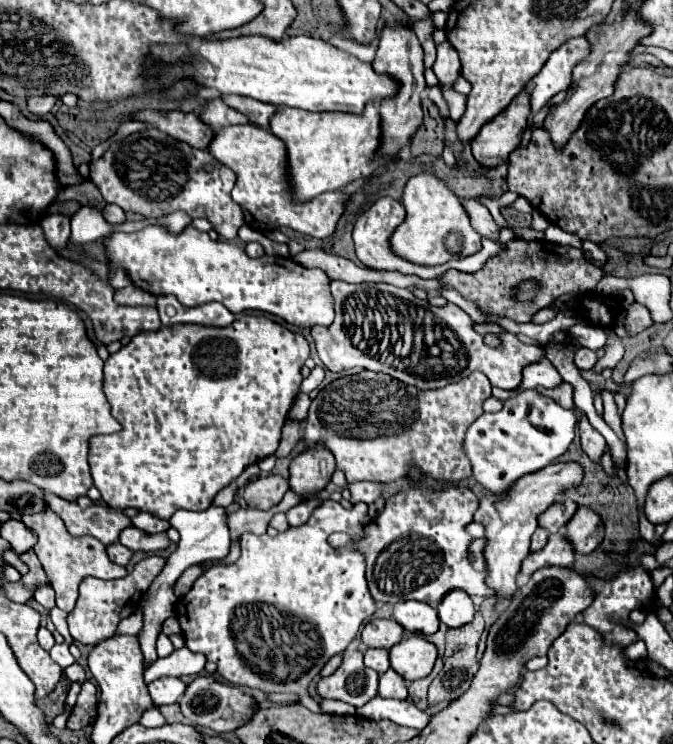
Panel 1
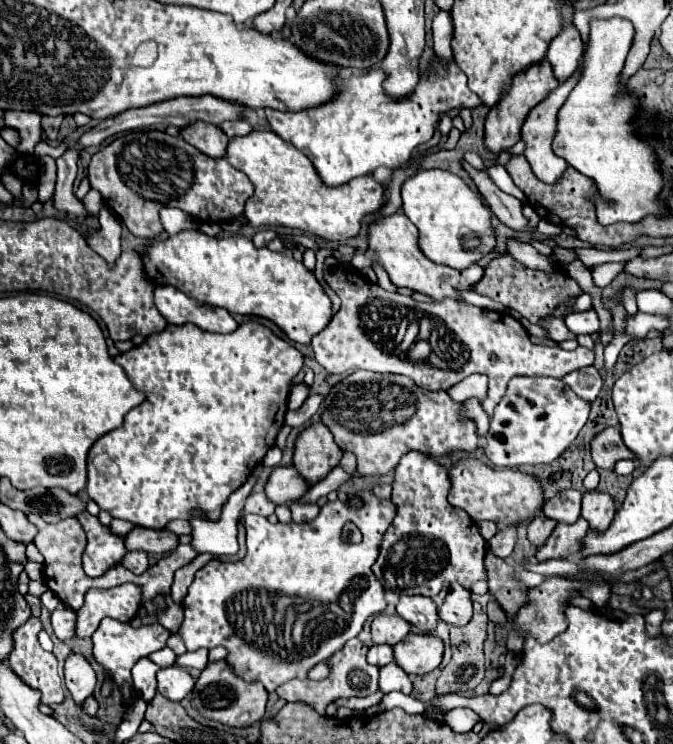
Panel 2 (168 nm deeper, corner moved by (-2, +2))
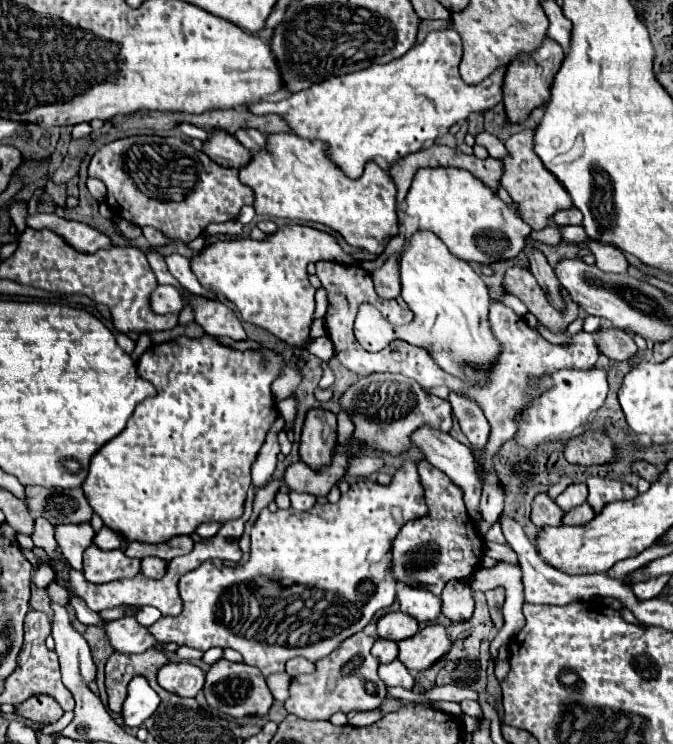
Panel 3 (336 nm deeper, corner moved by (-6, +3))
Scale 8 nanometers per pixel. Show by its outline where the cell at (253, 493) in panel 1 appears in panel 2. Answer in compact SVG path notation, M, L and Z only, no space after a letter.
M274 467L266 483L266 495L276 505L300 499L304 493L308 493L308 489L310 483L294 467Z

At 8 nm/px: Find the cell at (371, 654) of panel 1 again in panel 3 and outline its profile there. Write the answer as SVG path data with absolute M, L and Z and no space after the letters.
M378 638L372 646L372 656L378 658L382 664L388 664L388 662L396 660L396 654L398 654L398 644L392 642L392 640Z

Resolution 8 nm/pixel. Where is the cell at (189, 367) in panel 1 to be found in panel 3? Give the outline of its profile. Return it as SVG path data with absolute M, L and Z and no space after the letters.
M178 336L176 340L170 342L162 342L162 344L154 344L150 346L138 360L136 364L138 374L152 382L156 388L156 396L154 398L146 398L144 402L140 402L134 410L134 414L130 416L126 428L112 438L108 444L104 444L92 458L90 462L90 474L86 478L86 482L82 484L84 494L88 496L88 502L92 504L92 510L104 520L106 526L110 526L116 532L126 534L126 540L140 540L140 542L166 542L172 536L180 536L180 534L192 534L194 528L202 522L218 522L224 524L228 520L234 520L238 516L242 516L242 504L246 500L246 492L250 488L250 466L256 460L260 446L266 440L268 430L272 428L272 424L278 418L278 408L276 408L276 400L272 394L272 382L276 378L280 378L282 370L286 368L286 360L280 352L268 350L268 348L260 348L260 350L234 350L228 346L222 346L216 336L200 336L200 338L188 338L188 336Z

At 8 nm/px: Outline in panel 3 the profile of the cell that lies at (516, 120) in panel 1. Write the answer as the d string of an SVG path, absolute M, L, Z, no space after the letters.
M546 38L544 44L534 54L530 54L530 56L520 54L508 64L506 74L504 74L504 84L502 84L502 88L504 88L502 102L504 102L504 110L506 110L506 120L510 124L524 122L534 108L538 108L546 100L550 100L552 82L554 82L554 76L562 64L562 60L564 60L564 50L554 40Z

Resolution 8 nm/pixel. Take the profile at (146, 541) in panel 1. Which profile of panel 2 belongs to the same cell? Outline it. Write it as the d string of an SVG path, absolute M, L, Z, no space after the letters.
M134 527L126 537L124 545L128 551L146 551L146 553L170 553L178 545L178 535L170 533L168 529L154 531L144 527Z

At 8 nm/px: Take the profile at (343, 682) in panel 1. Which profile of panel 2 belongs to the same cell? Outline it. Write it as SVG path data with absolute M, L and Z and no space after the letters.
M350 639L344 643L344 647L338 653L334 653L328 659L330 675L326 679L322 679L322 681L292 679L292 681L280 685L280 689L276 689L276 693L278 693L278 697L282 697L288 703L304 703L310 709L316 709L316 713L320 713L320 715L326 715L326 707L340 697L368 697L378 691L378 667L370 665L366 661L366 653L368 653L368 647L360 639Z

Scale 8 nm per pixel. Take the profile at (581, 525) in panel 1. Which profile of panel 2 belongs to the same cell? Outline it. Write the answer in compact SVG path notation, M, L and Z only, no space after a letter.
M586 491L582 499L582 517L590 523L590 529L606 531L616 513L616 503L608 493Z

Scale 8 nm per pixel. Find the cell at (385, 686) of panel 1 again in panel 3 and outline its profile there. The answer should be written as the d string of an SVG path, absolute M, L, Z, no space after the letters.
M394 660L390 664L380 664L378 676L386 686L402 686L406 690L412 690L414 686L412 674L406 670L406 666L400 660Z

